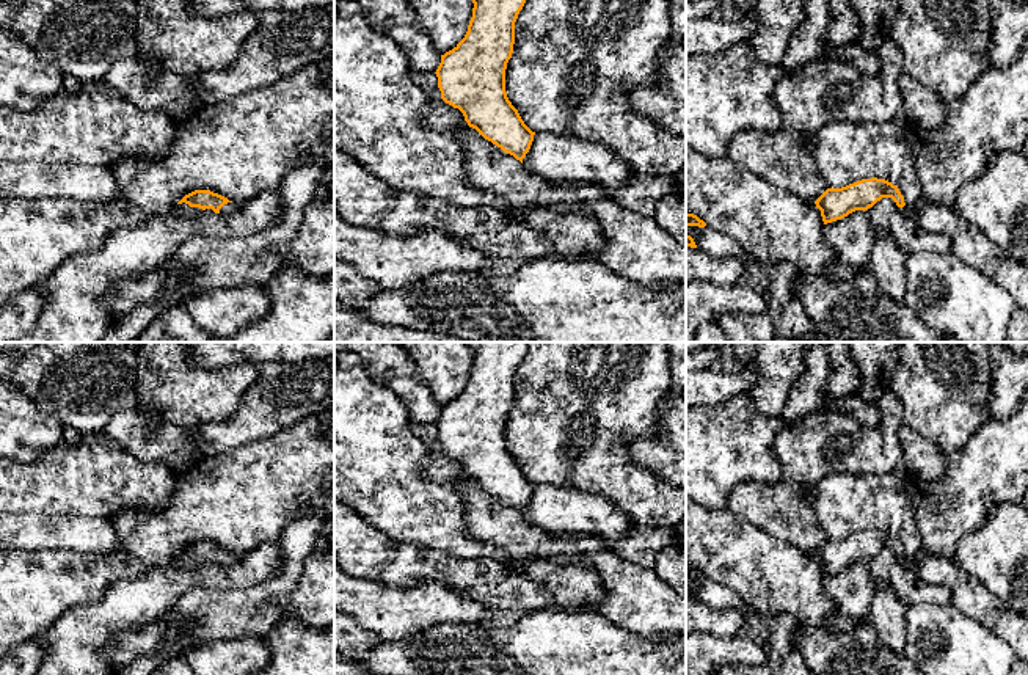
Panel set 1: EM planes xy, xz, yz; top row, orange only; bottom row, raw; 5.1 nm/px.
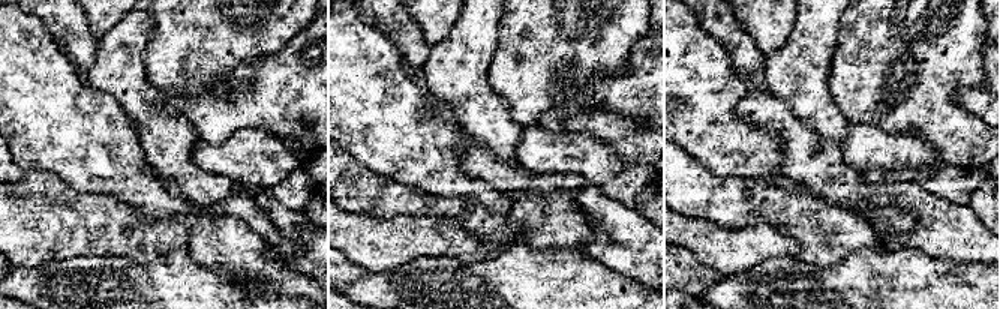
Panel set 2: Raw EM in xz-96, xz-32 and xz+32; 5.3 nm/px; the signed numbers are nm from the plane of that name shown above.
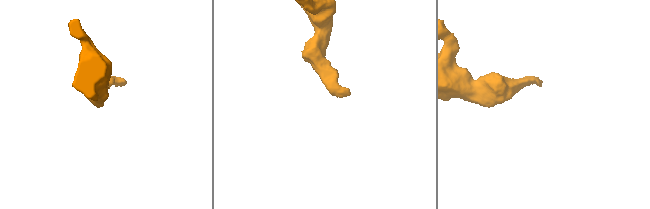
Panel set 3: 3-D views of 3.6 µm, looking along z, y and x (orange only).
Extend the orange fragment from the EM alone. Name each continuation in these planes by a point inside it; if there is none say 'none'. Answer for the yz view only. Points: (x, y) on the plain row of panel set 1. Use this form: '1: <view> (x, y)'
1: yz (923, 553)

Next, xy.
1: xy (184, 561)

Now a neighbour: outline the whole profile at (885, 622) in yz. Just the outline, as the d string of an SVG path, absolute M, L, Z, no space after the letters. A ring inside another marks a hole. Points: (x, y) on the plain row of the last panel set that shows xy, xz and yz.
M887 586L874 589L869 614L865 618L871 636L885 648L902 655L907 642L906 612L907 604Z

